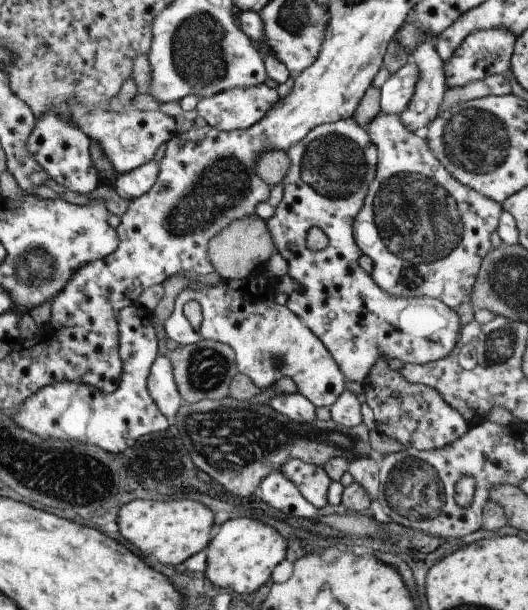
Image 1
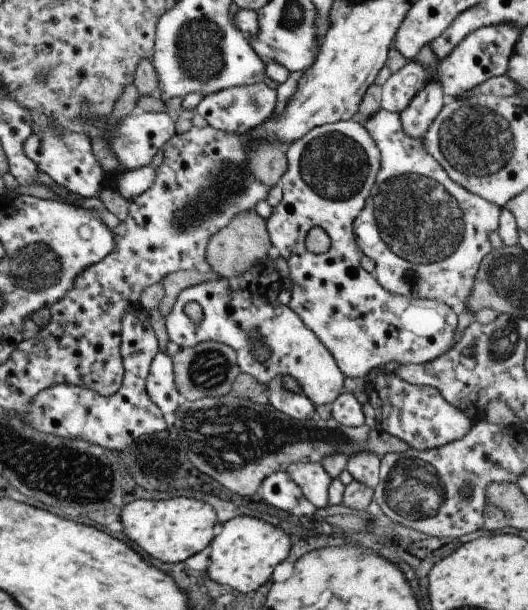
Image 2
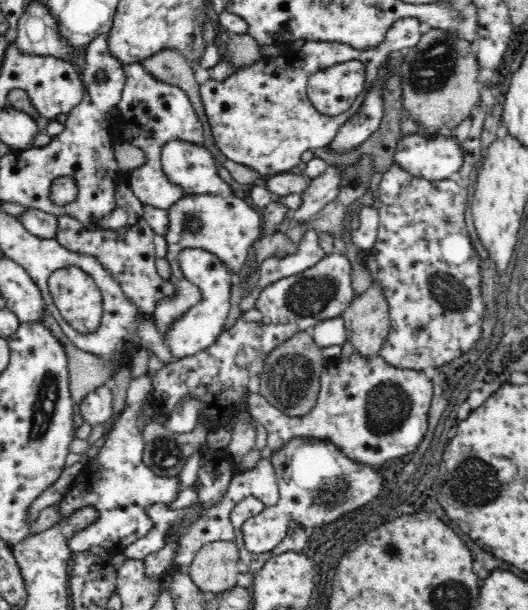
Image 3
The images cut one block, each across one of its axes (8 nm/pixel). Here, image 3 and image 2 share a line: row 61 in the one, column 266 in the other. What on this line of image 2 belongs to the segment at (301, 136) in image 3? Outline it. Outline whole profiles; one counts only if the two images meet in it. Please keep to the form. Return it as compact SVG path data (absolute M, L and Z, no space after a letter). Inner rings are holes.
M267 258L235 280L217 278L181 290L171 312L165 316L169 342L179 344L179 348L191 348L199 342L225 344L235 350L241 374L249 374L265 388L269 382L273 382L273 378L291 376L299 384L303 396L307 396L315 406L333 404L335 398L345 390L345 376L331 352L307 328L307 324L295 312L291 312L289 306L281 306L277 302L277 294L281 292L281 276L271 272L273 260ZM189 300L195 300L201 306L203 320L197 326L191 324L191 320L183 314L183 306ZM255 352L263 356L257 358Z

